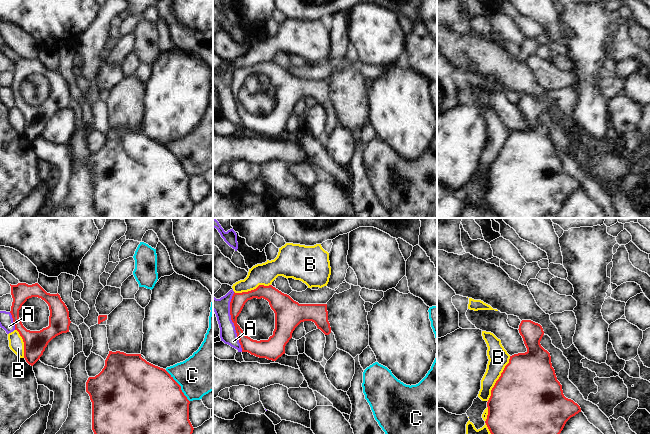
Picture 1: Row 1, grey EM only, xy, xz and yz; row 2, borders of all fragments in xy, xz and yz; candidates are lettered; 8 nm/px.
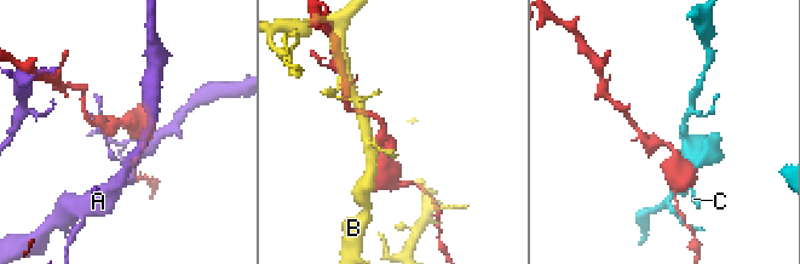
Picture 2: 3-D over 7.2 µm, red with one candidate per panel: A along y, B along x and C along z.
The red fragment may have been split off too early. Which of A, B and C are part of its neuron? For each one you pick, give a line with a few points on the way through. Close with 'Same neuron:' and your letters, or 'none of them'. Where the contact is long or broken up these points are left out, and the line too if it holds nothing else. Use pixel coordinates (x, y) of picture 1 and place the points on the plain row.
Same neuron: none of them.

